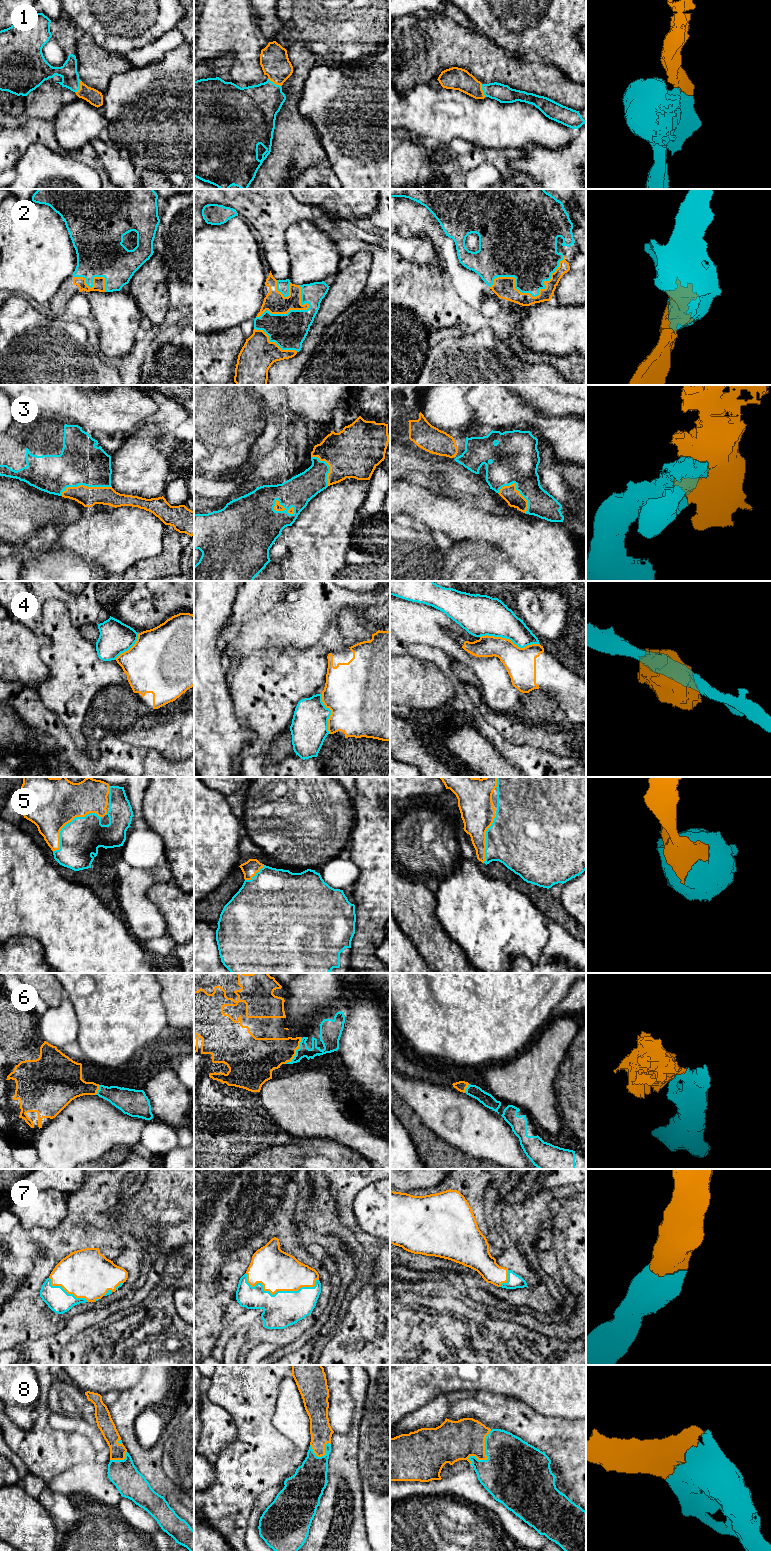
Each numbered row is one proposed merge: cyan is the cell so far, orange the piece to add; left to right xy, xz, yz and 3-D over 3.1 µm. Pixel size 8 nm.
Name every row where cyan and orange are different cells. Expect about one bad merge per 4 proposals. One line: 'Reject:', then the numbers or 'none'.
Reject: 4

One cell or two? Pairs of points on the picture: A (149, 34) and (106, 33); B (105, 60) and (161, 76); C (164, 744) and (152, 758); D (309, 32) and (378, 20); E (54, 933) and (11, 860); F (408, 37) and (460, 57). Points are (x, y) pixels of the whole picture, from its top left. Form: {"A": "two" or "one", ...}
{"A": "one", "B": "two", "C": "two", "D": "one", "E": "one", "F": "one"}

